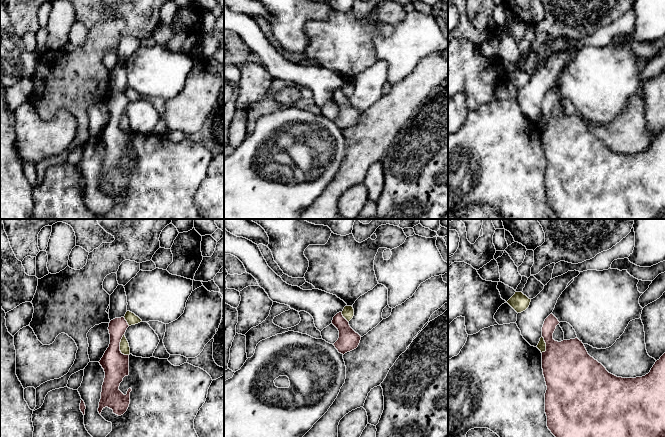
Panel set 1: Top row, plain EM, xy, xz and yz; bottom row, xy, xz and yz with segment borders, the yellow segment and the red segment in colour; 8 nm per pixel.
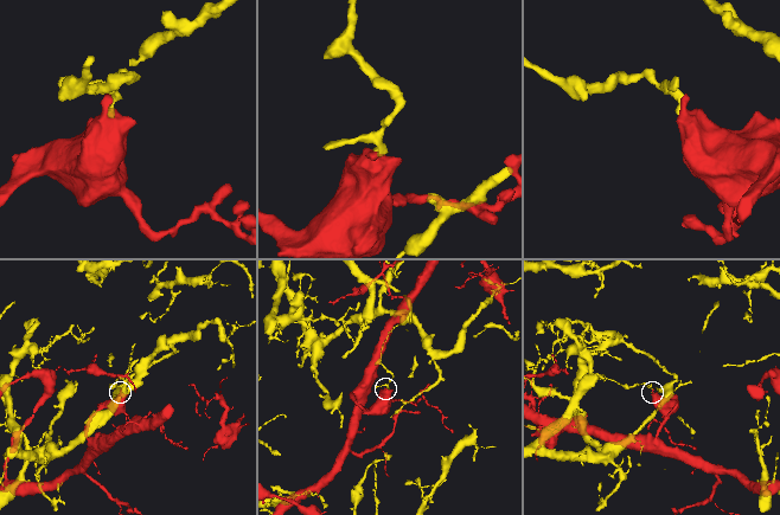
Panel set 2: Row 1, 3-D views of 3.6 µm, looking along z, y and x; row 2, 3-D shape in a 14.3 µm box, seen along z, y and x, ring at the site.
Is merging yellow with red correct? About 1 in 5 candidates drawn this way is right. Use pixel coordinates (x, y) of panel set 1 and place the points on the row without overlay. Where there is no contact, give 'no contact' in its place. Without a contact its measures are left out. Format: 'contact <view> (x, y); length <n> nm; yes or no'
contact xy (120, 123); length 180 nm; no

